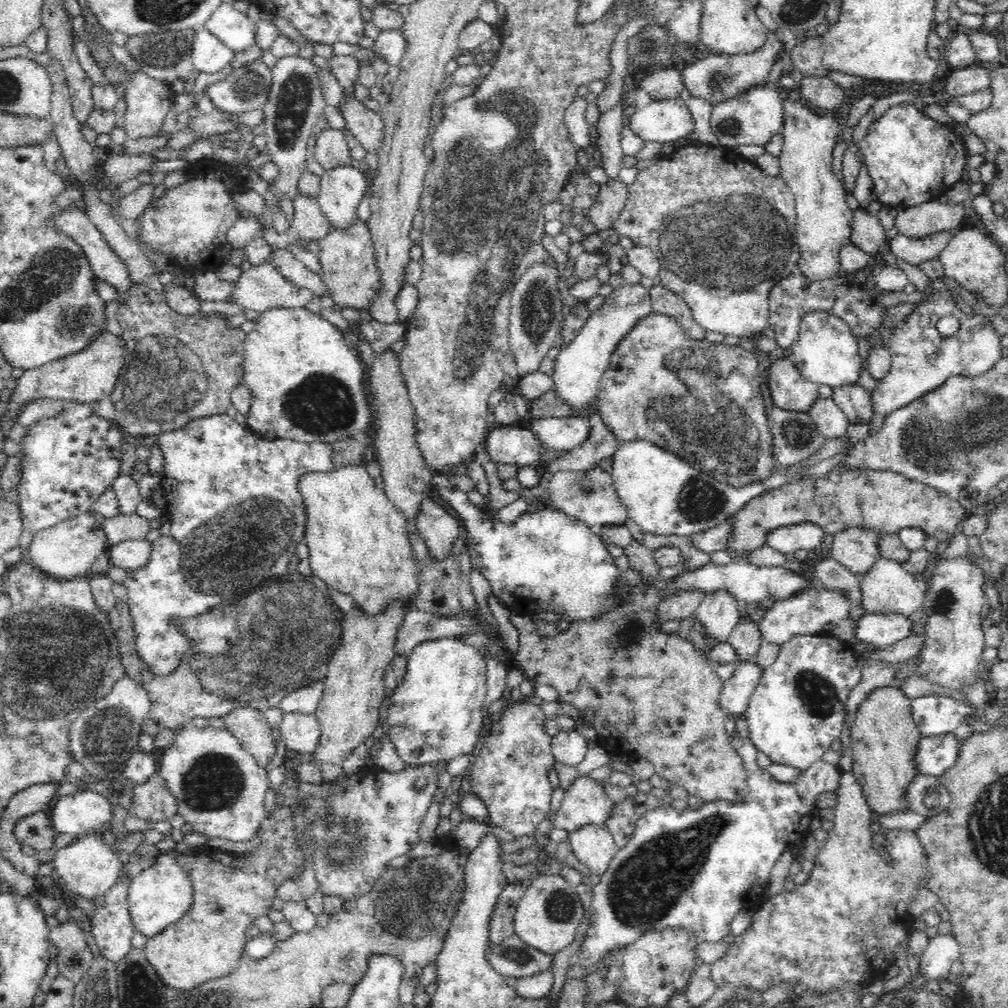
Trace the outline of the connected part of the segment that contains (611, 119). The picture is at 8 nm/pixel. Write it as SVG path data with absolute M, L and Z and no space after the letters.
M622 104L602 113L596 126L598 132L597 146L604 160L603 167L608 173L608 178L616 177L624 172L622 161L625 154L621 147L624 128Z

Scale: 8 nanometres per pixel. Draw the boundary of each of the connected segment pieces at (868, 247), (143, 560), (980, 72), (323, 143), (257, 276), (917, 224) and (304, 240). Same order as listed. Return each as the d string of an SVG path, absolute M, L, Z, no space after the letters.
M865 206L855 208L852 242L866 252L878 253L879 246L891 235L886 231L878 212Z
M146 538L114 543L108 551L110 565L135 571L150 562L155 545Z
M973 65L965 69L951 69L945 83L945 100L966 96L989 86L988 65Z
M326 128L317 134L315 144L315 160L328 171L335 169L360 168L358 160L354 160L350 148L340 129Z
M268 257L266 260L262 260L260 264L251 265L248 270L241 274L238 280L238 290L234 292L234 302L244 306L244 308L262 313L276 308L304 308L310 300L314 300L314 296L316 294L310 288L300 287L294 282L290 282L278 270L278 266L272 262L272 258Z
M939 199L898 209L895 231L910 238L946 232L963 224L969 217L967 204L940 202Z
M298 196L294 200L293 207L294 219L285 232L265 234L266 219L261 220L259 224L261 236L268 240L268 244L273 250L282 248L282 246L298 246L298 248L306 249L312 244L319 245L322 238L326 238L331 231L316 198Z

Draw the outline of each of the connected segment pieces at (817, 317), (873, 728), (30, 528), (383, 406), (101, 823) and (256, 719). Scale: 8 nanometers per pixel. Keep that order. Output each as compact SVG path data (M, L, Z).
M814 309L803 312L797 320L798 340L792 346L794 363L801 374L818 385L839 386L856 385L862 374L857 340L846 321L832 311Z
M892 685L877 688L859 704L851 728L853 773L862 785L866 806L874 817L892 818L913 812L910 786L920 774L918 746L923 734L911 711L911 700Z
M69 405L69 412L56 420L40 420L24 440L24 474L20 480L20 502L25 512L24 533L19 547L22 559L30 561L32 534L42 527L72 518L93 508L96 498L123 471L120 460L121 430L114 421L95 415L94 405Z
M389 350L386 354L376 358L372 367L368 368L369 390L373 397L373 408L377 412L377 432L370 444L376 447L376 456L381 464L381 474L386 479L383 489L389 499L394 500L407 512L410 522L413 522L414 516L420 510L422 500L433 488L432 477L435 471L425 463L416 446L414 411L410 407L408 390L402 383L400 369L399 363L396 363Z
M93 791L57 797L50 807L57 833L82 834L91 828L105 829L116 818L116 805Z
M236 708L225 720L227 728L245 750L262 769L268 768L276 756L277 745L272 737L268 719L253 708Z

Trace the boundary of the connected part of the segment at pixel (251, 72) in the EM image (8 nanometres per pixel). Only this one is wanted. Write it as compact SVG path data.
M262 59L233 68L223 80L204 86L205 94L220 112L236 114L262 110L270 100L272 70Z

